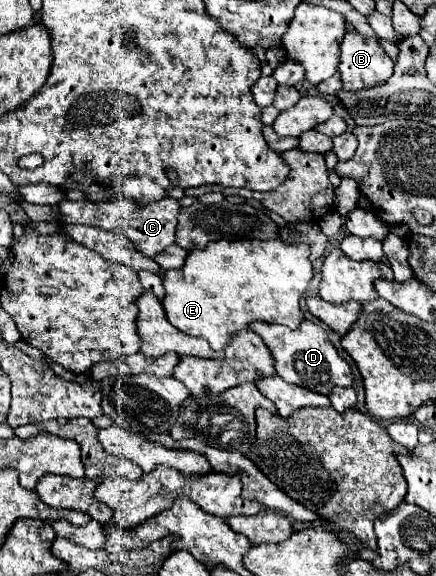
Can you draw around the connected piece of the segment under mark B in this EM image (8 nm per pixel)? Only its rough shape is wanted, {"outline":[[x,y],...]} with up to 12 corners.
{"outline":[[351,30],[337,70],[345,90],[385,82],[393,60],[375,38]]}

